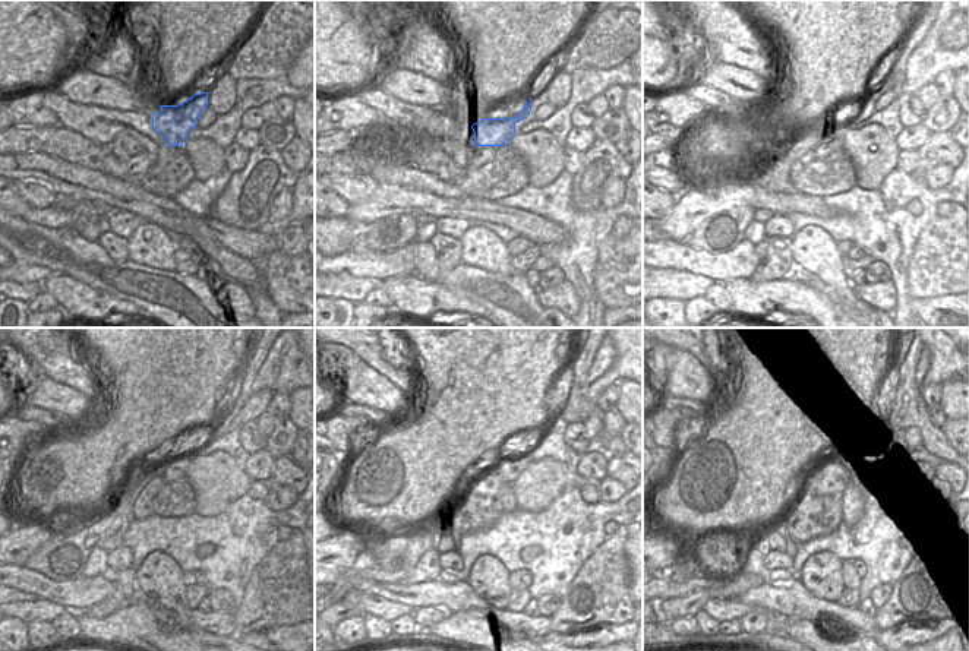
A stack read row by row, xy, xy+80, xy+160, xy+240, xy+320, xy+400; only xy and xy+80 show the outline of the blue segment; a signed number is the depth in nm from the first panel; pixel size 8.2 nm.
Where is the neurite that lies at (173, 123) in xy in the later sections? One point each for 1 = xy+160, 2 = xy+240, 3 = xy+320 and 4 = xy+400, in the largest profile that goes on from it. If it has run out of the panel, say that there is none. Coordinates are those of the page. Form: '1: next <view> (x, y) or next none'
1: next xy+160 (777, 179)
2: next xy+240 (63, 558)
3: next xy+320 (398, 553)
4: next xy+400 (679, 571)

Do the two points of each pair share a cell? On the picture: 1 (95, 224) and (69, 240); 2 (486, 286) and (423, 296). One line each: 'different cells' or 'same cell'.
1: different cells
2: different cells

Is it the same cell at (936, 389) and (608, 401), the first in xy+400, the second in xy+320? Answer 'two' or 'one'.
one

